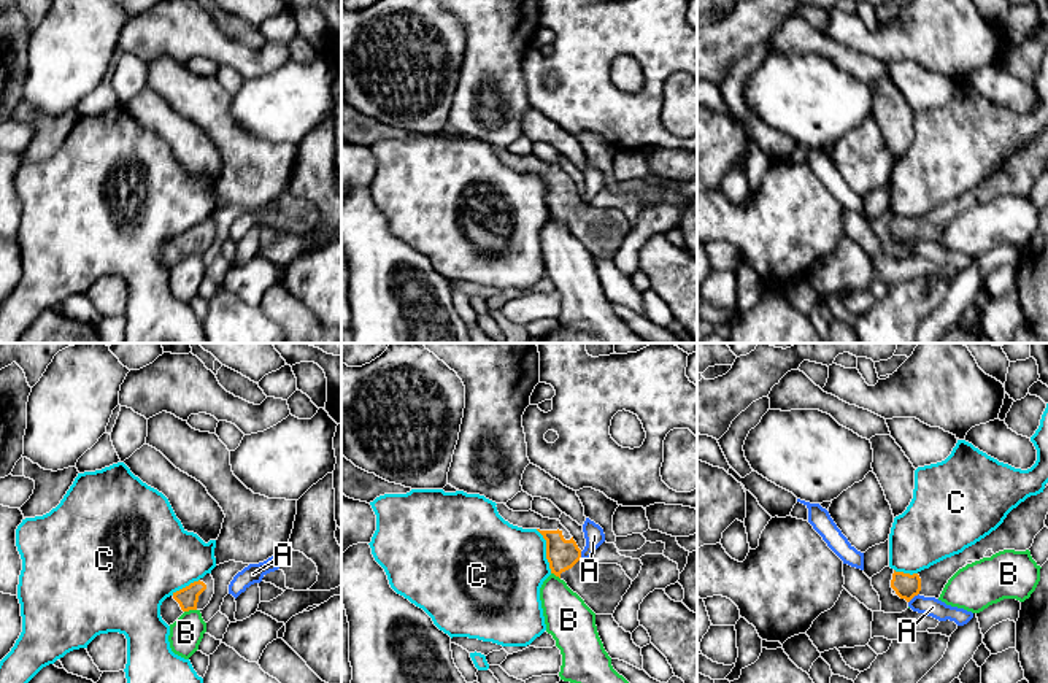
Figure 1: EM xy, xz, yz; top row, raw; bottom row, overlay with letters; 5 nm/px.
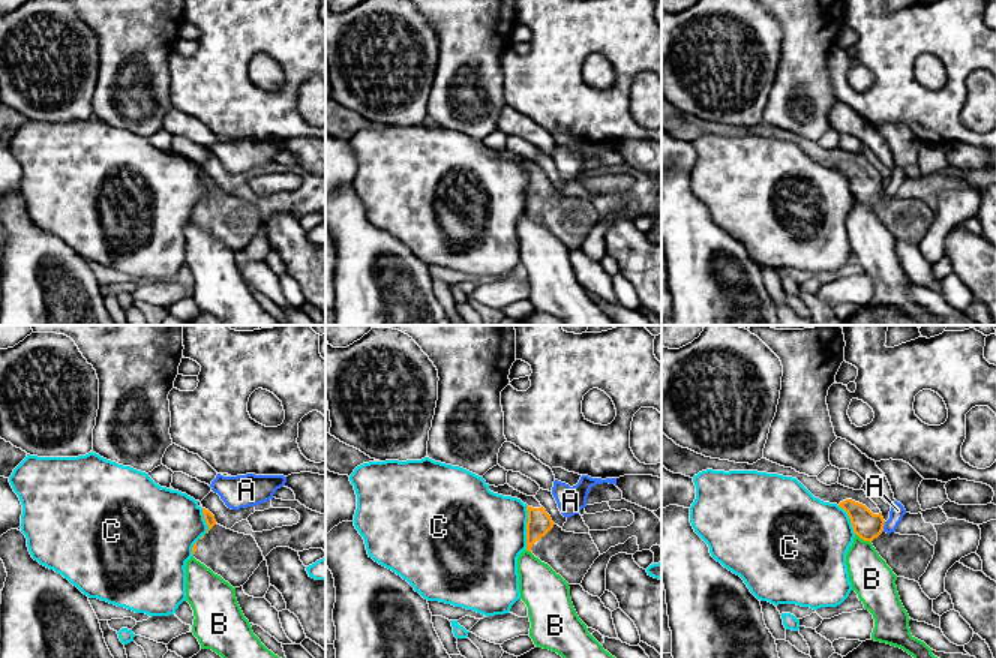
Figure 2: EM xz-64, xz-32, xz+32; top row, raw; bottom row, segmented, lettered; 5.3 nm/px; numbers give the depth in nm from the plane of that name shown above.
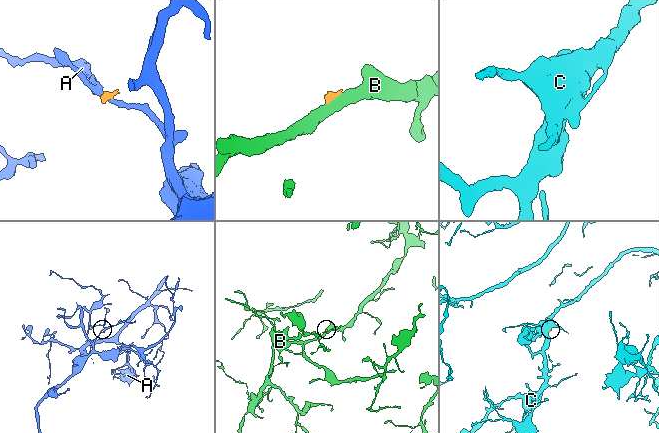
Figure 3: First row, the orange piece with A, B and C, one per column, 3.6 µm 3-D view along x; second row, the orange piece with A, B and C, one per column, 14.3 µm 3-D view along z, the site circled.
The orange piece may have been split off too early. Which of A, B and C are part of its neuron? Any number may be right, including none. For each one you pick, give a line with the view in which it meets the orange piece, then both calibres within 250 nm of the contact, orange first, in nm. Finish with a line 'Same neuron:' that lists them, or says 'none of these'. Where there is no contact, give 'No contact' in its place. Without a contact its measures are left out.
Same neuron: none of these

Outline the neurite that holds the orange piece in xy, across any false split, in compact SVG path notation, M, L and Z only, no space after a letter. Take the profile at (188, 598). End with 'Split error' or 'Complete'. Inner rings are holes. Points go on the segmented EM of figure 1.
M206 573L198 581L194 581L189 586L167 597L160 605L160 616L170 626L184 612L203 610L210 604L213 594L214 594L214 580L211 573Z. Split error

